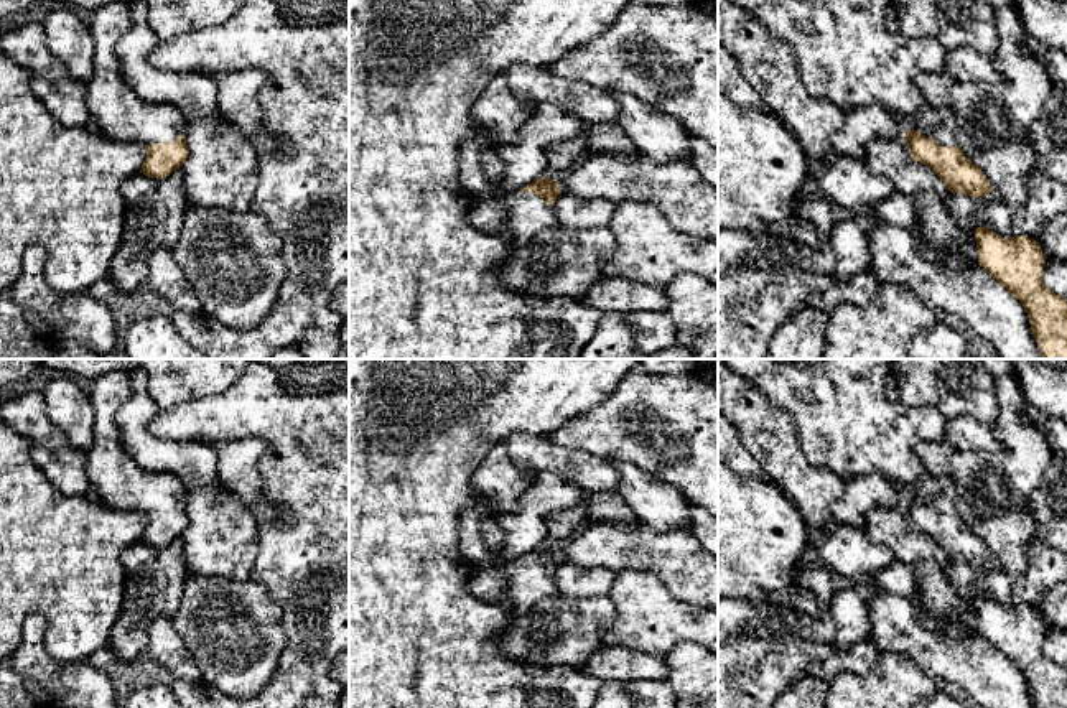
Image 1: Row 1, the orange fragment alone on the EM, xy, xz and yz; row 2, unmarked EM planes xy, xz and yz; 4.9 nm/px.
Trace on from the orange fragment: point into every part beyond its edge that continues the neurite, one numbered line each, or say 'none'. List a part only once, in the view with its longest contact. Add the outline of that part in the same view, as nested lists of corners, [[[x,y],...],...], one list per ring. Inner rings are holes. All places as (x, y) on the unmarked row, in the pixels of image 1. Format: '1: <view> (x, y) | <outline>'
1: yz (939, 493) | [[[924,473],[912,487],[911,497],[934,507],[939,514],[958,515],[957,489],[952,477],[934,477]]]

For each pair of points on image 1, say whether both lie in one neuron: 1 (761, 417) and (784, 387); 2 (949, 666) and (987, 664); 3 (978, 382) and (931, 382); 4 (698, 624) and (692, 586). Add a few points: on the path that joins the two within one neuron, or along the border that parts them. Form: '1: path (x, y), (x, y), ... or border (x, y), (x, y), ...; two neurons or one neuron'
1: border (743, 377), (781, 407), (797, 432); two neurons
2: path (959, 664), (977, 664); one neuron
3: path (967, 384), (942, 384); one neuron
4: border (662, 583), (682, 601), (700, 606); two neurons

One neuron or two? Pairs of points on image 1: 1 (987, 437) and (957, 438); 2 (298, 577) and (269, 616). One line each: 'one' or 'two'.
1: one
2: two

